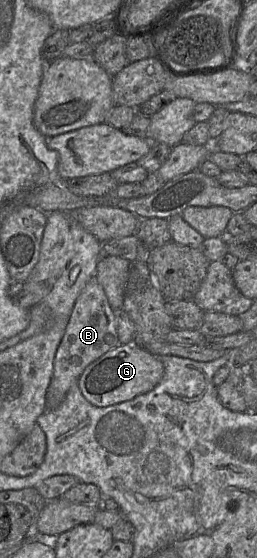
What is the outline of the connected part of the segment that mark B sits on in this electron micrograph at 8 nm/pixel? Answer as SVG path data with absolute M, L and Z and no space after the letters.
M93 277L79 294L71 313L65 334L54 359L54 371L46 394L47 409L55 409L64 401L74 383L86 367L108 351L120 345L114 311L107 296Z

